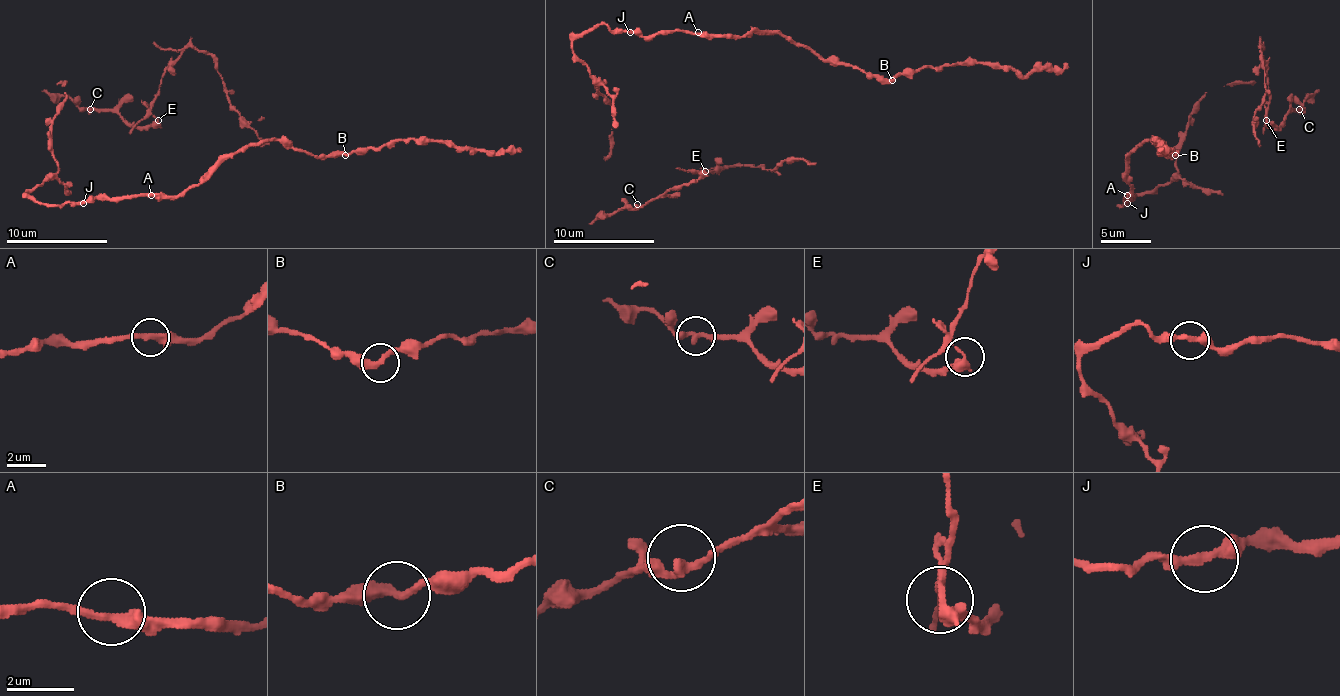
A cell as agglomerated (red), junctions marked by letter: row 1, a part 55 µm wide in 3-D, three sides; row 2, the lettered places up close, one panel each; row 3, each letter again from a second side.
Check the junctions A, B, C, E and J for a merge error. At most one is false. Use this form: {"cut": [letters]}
{"cut": ["E"]}

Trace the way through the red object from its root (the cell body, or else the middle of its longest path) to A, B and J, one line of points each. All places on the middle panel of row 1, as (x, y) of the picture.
A: (574, 50), (571, 47), (574, 40), (602, 25), (612, 30), (637, 30), (645, 37), (678, 30), (698, 32)
B: (574, 50), (574, 40), (602, 25), (645, 37), (678, 30), (738, 37), (779, 32), (822, 57), (892, 80)
J: (574, 50), (571, 47), (574, 40), (602, 25), (630, 32)

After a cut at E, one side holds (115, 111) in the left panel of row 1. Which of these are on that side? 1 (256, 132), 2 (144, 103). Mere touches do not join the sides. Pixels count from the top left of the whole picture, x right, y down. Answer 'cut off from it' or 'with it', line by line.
1: cut off from it
2: cut off from it

